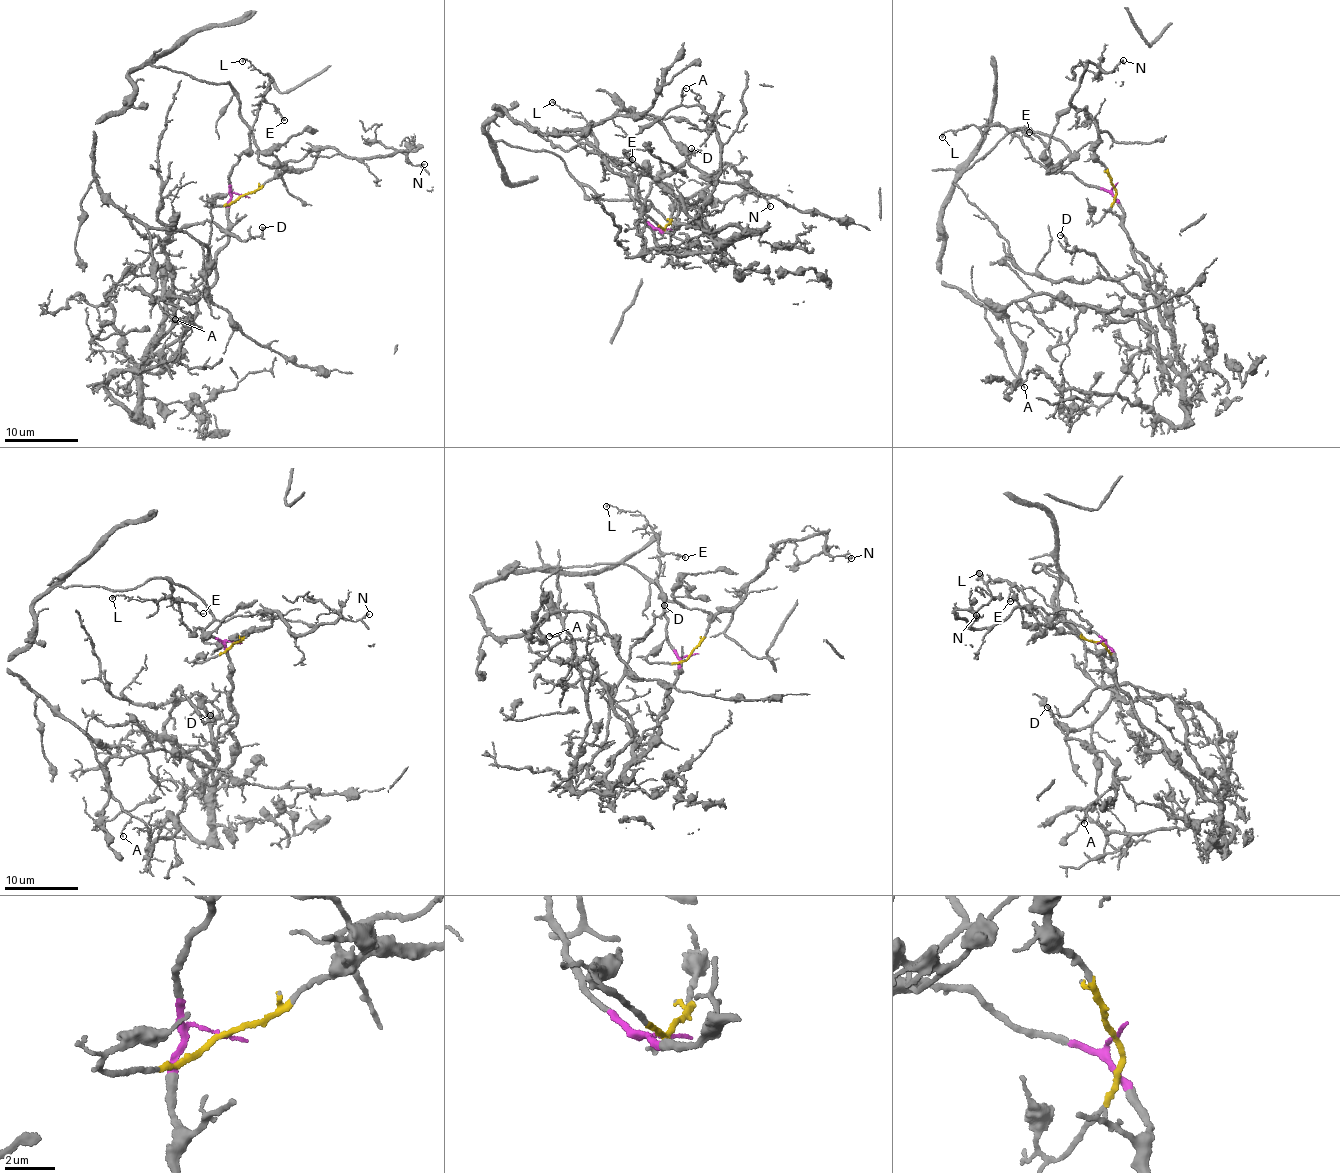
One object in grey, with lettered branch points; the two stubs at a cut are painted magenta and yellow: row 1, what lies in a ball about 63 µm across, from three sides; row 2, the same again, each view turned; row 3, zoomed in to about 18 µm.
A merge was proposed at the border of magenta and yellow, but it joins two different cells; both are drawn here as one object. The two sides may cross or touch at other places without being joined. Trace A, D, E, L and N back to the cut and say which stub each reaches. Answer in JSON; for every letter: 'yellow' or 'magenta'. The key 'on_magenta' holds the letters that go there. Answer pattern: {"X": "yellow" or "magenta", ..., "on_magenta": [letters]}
{"A": "magenta", "D": "magenta", "E": "magenta", "L": "magenta", "N": "yellow", "on_magenta": ["A", "D", "E", "L"]}

